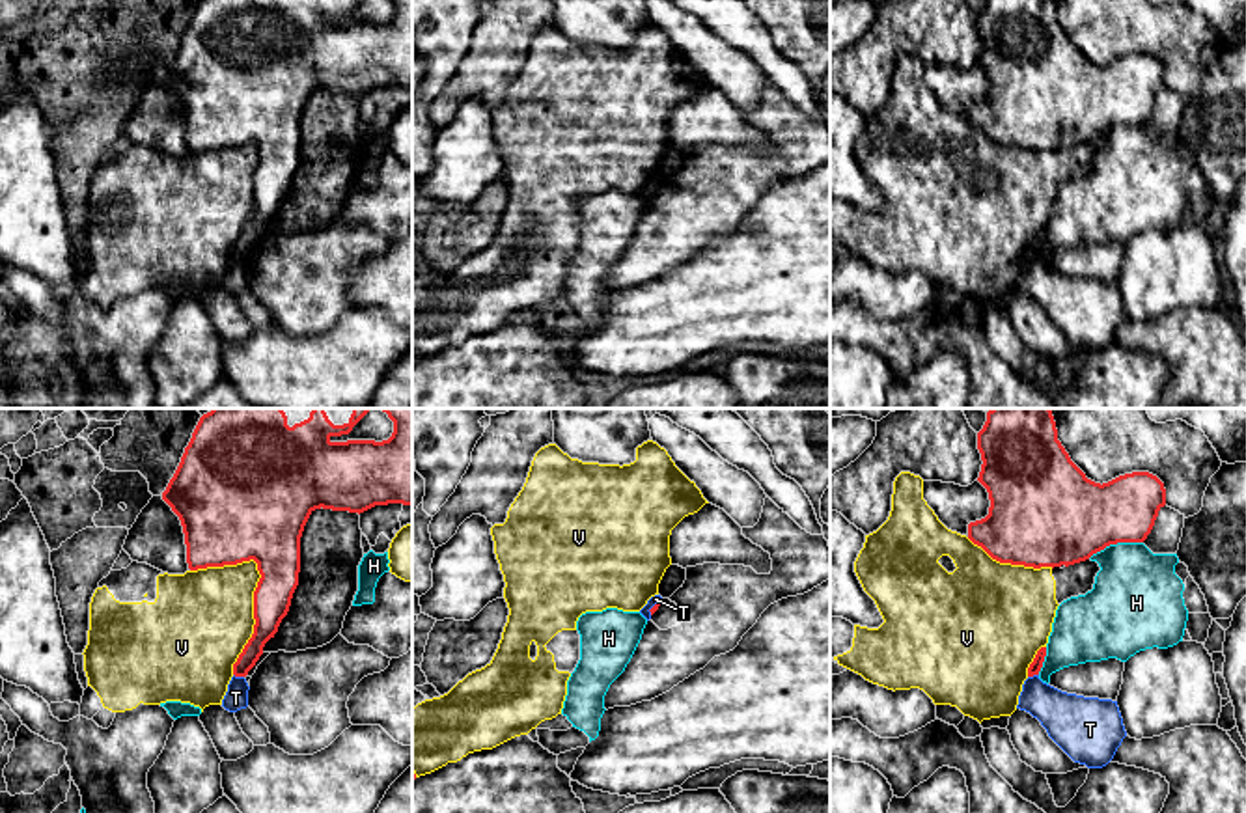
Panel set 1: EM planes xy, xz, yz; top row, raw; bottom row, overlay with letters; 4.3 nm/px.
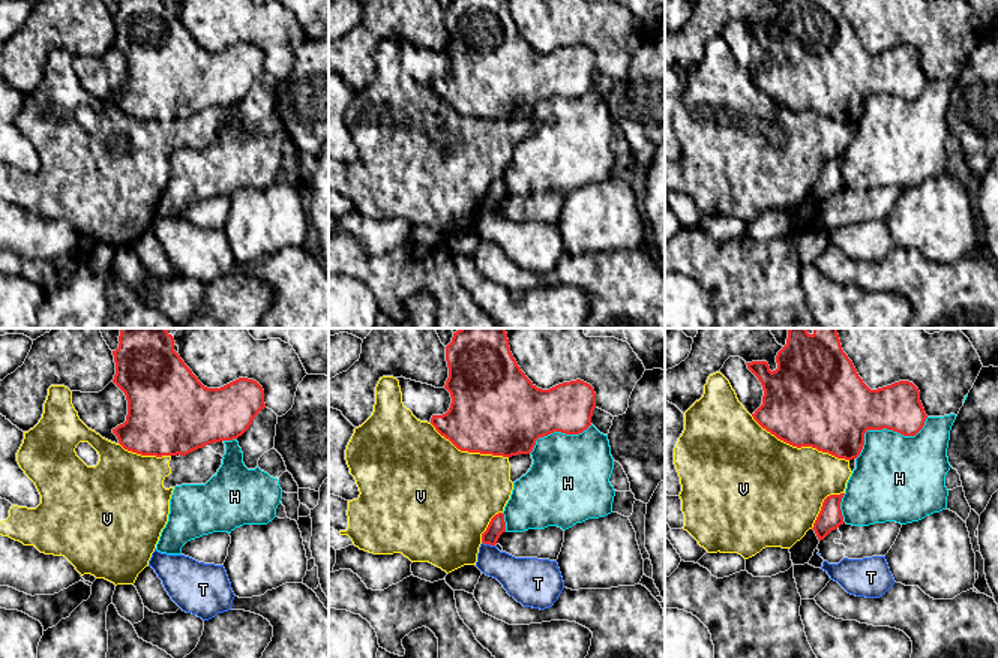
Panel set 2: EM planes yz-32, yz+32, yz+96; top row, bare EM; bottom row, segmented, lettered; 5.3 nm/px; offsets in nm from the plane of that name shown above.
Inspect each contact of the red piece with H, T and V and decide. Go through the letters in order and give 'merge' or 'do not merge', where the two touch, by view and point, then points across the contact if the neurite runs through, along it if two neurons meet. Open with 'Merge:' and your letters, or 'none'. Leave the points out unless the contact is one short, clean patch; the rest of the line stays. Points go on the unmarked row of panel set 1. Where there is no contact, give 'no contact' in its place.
Merge: none
H: do not merge | yz (1114, 125)
T: do not merge | xy (239, 258) | along xy (234, 256), (243, 260)
V: do not merge | xy (254, 198)

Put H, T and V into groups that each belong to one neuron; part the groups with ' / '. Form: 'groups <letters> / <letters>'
groups H / T / V

